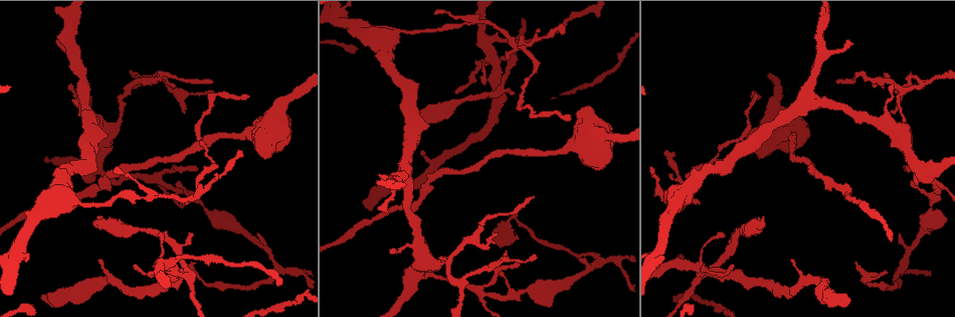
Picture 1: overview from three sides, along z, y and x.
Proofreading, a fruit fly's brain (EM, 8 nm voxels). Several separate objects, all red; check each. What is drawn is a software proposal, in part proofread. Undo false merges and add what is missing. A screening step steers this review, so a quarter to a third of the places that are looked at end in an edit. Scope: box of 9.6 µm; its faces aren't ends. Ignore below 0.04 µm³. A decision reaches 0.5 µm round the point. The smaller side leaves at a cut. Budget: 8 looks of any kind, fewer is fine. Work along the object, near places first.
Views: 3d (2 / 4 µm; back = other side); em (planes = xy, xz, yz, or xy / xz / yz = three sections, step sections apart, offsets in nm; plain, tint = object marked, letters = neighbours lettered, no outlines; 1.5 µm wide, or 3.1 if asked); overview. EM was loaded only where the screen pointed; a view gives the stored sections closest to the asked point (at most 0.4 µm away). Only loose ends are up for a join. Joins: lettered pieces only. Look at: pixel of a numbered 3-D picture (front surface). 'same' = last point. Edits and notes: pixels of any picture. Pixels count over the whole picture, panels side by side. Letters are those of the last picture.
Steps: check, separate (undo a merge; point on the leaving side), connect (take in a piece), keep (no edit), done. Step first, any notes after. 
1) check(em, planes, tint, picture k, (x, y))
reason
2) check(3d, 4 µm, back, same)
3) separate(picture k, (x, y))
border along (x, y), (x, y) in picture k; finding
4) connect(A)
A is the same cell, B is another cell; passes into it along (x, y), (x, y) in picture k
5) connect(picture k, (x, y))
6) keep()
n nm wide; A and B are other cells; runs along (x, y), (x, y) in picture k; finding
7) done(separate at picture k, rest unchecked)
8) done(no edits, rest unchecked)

check(3d, 4 µm, picture 1, (891, 112))
branch stops here

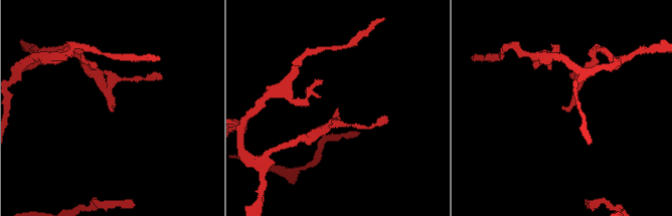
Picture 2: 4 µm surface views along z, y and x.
check(em, planes, letters, picture 2, (561, 108))

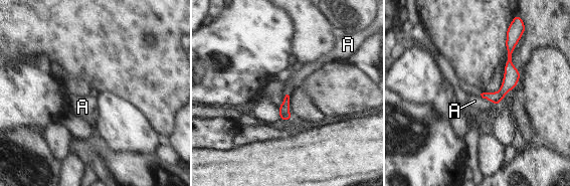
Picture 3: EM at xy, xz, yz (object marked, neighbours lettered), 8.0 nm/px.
keep()
A is another cell; runs along (512, 43), (509, 83), (497, 102) in picture 3; no lettered piece goes on from it

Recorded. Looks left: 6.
check(3d, 2 µm, picture 1, (934, 184))
side arm on a straight run

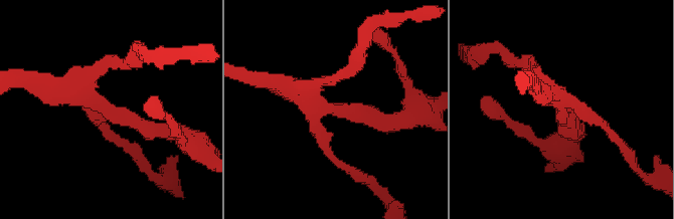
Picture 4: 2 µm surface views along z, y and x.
check(em, planes, tint, picture 4, (89, 103))

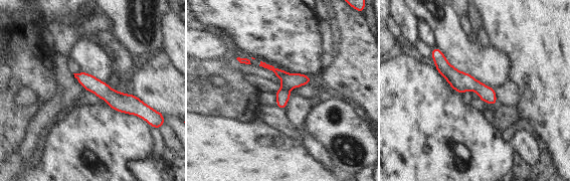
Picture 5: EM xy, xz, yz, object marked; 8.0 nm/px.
check(em, planes, letters, same)
what lies round it

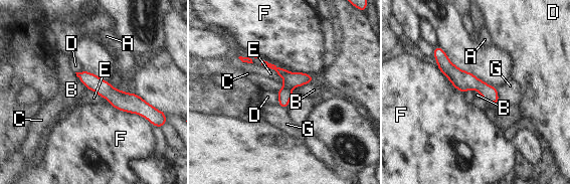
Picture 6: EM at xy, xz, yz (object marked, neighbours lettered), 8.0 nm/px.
keep()
A, B, C, D, E, F and G are other cells; runs along (436, 49), (461, 80), (496, 100) in picture 6; continuous, no second neuron

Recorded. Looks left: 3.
check(3d, 4 µm, picture 1, (71, 85))
tapers out

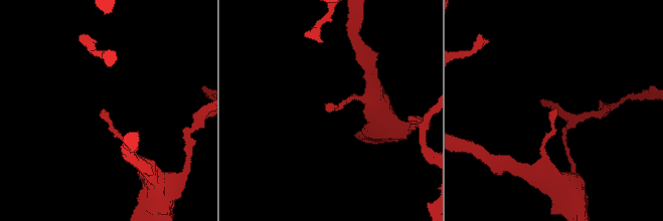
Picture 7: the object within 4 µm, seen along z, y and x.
check(em, xy, step 4, tint, picture 7, (104, 109))
need the tissue

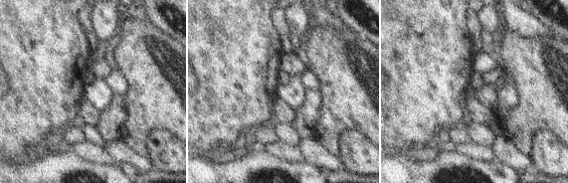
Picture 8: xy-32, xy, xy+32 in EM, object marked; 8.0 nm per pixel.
check(em, planes, letters, same)

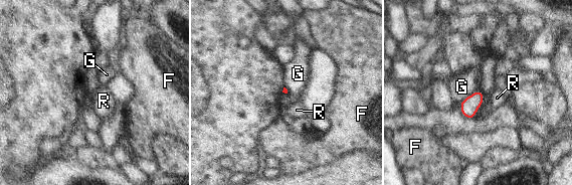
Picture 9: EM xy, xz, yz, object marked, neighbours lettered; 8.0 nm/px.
keep()
F, G and R are other cells; border along (480, 89), (467, 96), (459, 104) in picture 9; no lettered piece goes on from it

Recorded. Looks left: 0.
done(no edits, rest unchecked)

